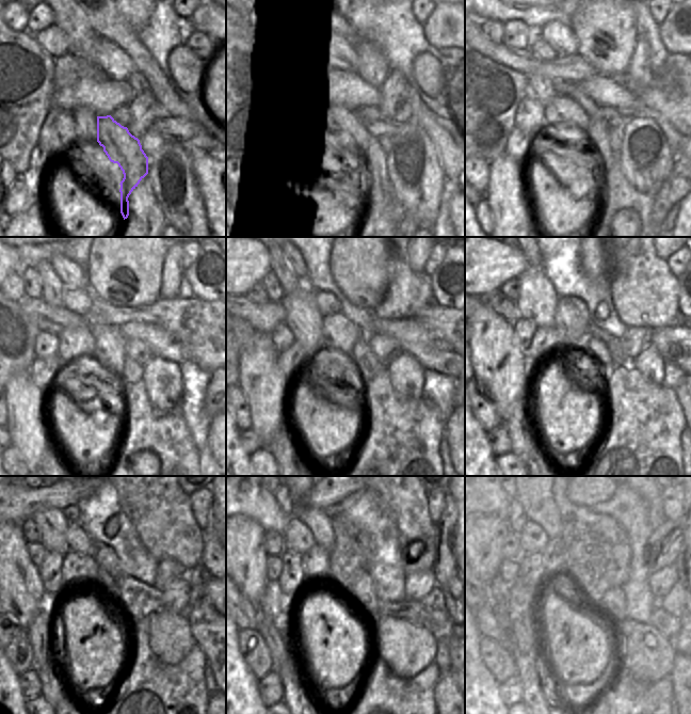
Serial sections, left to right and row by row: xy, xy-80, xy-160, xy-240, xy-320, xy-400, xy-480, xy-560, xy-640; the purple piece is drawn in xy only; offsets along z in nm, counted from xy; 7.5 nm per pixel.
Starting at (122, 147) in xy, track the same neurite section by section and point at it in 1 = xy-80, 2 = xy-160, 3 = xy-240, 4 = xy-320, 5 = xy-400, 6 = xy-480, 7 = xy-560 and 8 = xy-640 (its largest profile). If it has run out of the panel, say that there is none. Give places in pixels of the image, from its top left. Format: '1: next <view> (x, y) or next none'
1: next xy-80 (341, 126)
2: next xy-160 (561, 112)
3: next xy-240 (77, 346)
4: next xy-320 (302, 316)
5: next xy-400 (537, 300)
6: next xy-480 (52, 524)
7: next xy-560 (248, 497)
8: next xy-640 (488, 497)

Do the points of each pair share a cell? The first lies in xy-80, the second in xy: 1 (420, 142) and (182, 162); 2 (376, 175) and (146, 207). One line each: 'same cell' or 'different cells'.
1: same cell
2: same cell

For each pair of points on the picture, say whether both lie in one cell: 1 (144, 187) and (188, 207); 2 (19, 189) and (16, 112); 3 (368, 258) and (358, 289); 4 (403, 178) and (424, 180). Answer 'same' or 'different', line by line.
1: different
2: different
3: same
4: same

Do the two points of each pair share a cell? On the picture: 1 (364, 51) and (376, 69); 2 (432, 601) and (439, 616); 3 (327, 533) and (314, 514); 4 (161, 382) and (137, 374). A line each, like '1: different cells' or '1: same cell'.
1: same cell
2: same cell
3: same cell
4: different cells

